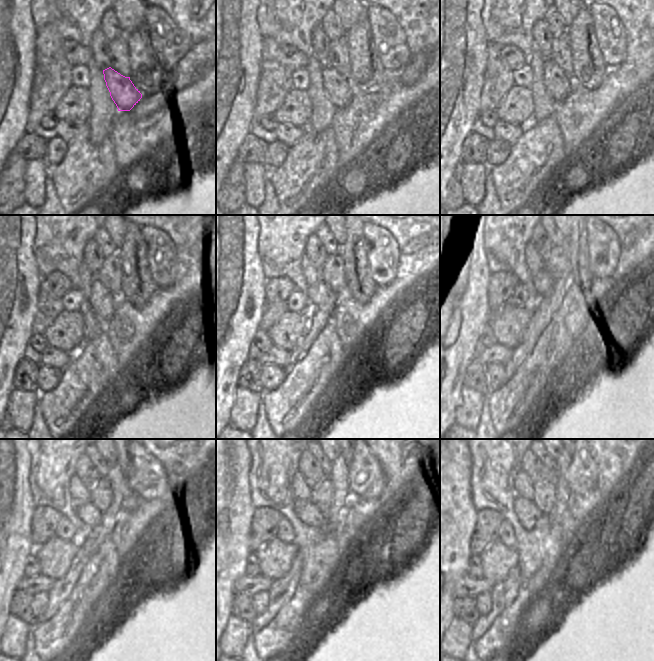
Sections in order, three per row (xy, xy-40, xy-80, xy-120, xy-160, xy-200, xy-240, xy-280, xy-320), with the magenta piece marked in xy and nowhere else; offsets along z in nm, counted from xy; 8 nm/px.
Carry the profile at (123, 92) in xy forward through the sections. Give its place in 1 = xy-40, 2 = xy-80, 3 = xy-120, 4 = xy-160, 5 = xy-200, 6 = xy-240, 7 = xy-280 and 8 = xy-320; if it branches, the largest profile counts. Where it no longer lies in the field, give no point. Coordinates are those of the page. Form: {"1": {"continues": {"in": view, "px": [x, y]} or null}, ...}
{"1": {"continues": {"in": "xy-40", "px": [336, 86]}}, "2": {"continues": {"in": "xy-80", "px": [557, 82]}}, "3": {"continues": {"in": "xy-120", "px": [101, 301]}}, "4": {"continues": {"in": "xy-160", "px": [320, 296]}}, "5": {"continues": {"in": "xy-200", "px": [542, 281]}}, "6": {"continues": {"in": "xy-240", "px": [87, 513]}}, "7": {"continues": {"in": "xy-280", "px": [307, 512]}}, "8": {"continues": {"in": "xy-320", "px": [528, 514]}}}

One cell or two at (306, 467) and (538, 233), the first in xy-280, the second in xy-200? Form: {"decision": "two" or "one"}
{"decision": "one"}

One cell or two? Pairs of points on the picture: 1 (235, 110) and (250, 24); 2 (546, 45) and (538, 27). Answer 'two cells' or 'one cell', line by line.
1: one cell
2: one cell

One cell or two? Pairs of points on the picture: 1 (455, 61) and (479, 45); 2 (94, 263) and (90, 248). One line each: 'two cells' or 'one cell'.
1: one cell
2: one cell

